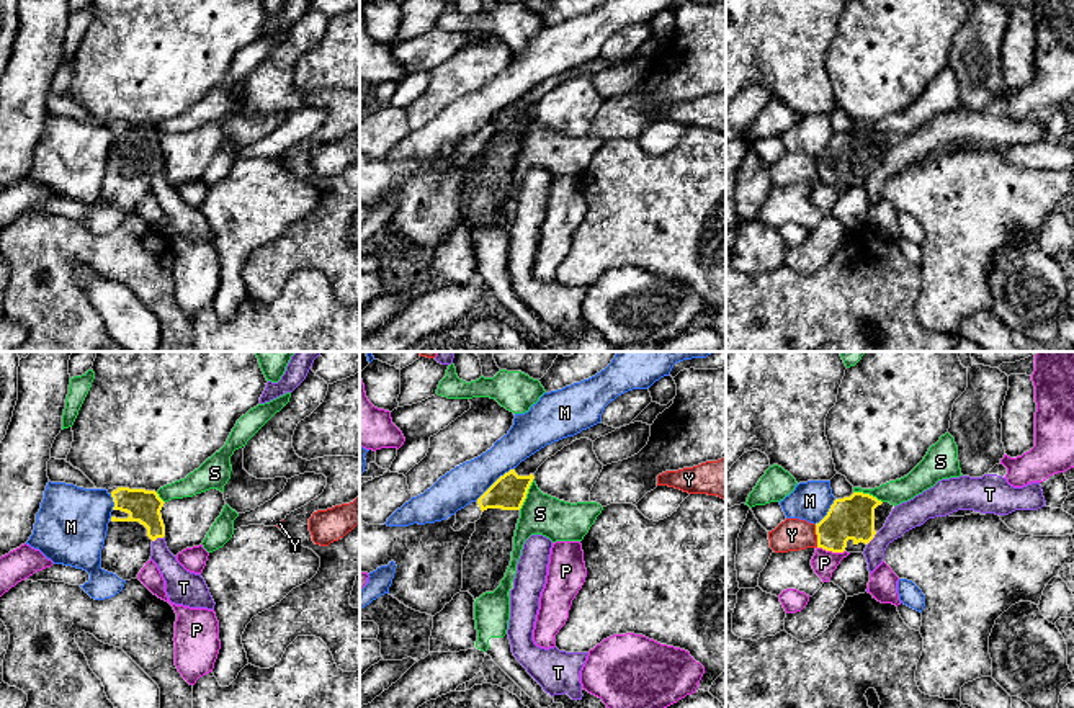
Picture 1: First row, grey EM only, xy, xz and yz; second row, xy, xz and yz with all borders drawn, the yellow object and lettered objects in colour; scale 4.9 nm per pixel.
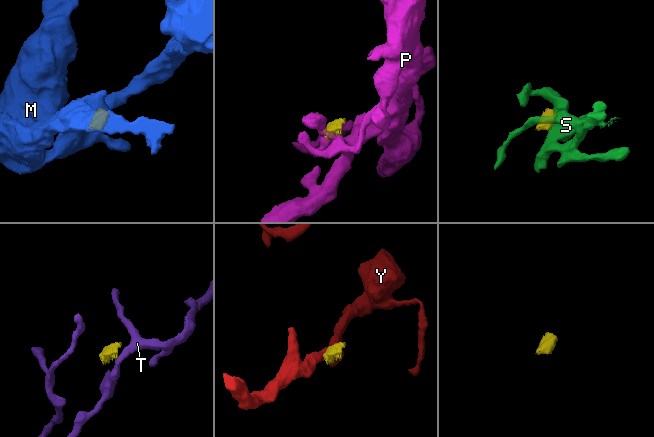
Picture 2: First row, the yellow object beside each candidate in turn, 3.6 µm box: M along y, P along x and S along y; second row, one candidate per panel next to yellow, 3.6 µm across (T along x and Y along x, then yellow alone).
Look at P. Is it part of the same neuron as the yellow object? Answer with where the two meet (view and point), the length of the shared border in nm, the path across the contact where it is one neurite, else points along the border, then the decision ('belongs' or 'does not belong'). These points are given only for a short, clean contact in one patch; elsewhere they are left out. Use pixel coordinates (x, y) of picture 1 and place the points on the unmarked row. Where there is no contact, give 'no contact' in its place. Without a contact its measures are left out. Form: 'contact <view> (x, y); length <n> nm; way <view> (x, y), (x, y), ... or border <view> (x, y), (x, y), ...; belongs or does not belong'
contact yz (831, 183); length 140 nm; border yz (818, 180), (827, 185), (844, 185); does not belong

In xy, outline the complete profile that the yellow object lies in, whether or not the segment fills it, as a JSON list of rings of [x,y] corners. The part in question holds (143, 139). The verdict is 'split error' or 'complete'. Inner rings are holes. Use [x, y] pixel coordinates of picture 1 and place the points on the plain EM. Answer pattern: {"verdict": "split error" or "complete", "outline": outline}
{"verdict": "split error", "outline": [[[118,121],[111,126],[114,141],[101,183],[101,203],[123,214],[137,213],[150,195],[152,177],[165,170],[163,134],[155,124]]]}

